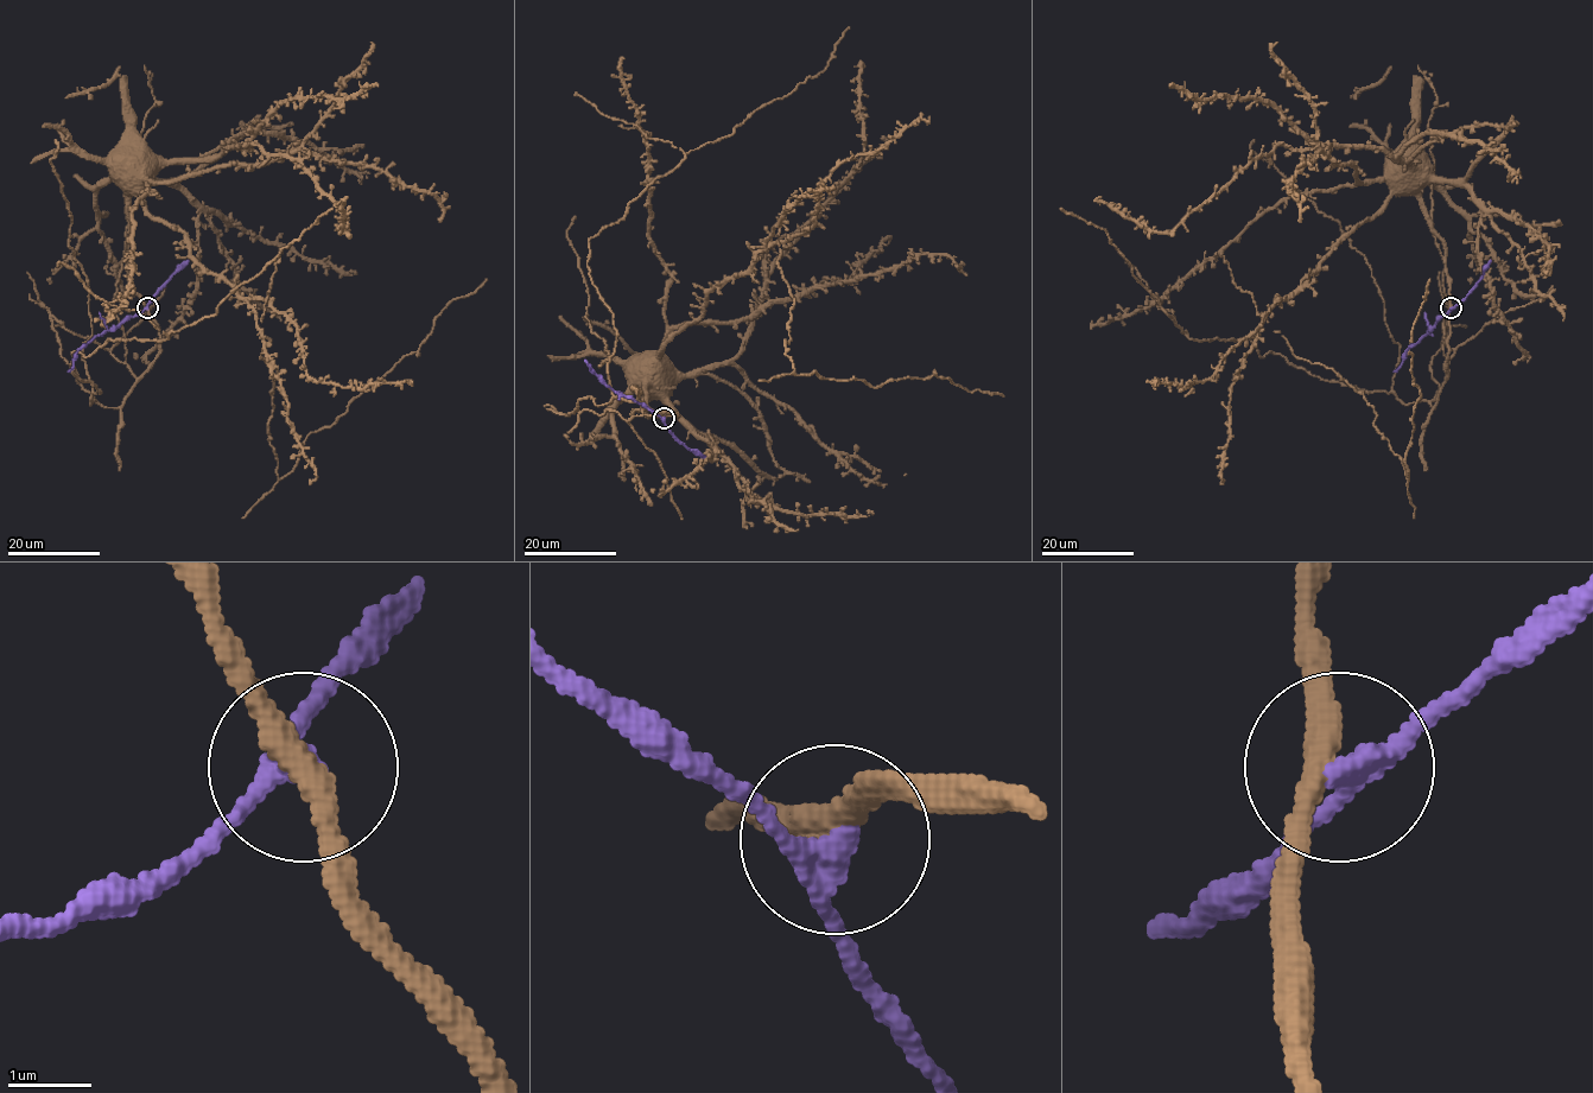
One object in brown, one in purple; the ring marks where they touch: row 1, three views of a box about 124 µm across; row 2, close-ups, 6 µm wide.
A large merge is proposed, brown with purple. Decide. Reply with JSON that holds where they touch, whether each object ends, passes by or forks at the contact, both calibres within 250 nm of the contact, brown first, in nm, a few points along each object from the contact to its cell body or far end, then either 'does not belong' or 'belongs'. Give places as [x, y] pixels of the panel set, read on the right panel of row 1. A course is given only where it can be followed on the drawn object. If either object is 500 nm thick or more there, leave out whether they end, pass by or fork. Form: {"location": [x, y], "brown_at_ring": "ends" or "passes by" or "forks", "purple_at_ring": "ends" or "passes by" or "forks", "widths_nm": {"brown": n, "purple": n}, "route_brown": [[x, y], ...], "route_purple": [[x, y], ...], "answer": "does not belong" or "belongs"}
{"location": [1451, 307], "brown_at_ring": "passes by", "purple_at_ring": "passes by", "widths_nm": {"brown": 320, "purple": 240}, "route_brown": [[1451, 307], [1446, 243], [1432, 228], [1422, 201], [1420, 179], [1425, 172], [1420, 165]], "route_purple": [[1452, 307], [1406, 351], [1394, 372]], "answer": "does not belong"}

